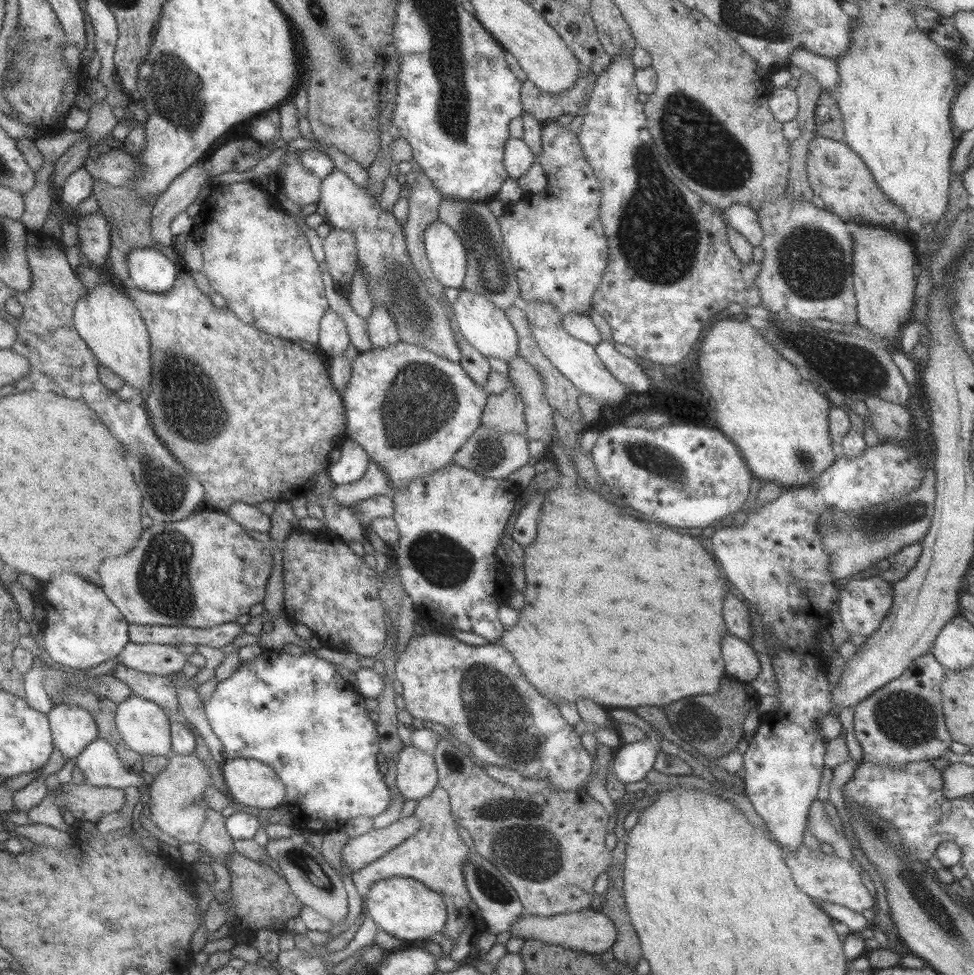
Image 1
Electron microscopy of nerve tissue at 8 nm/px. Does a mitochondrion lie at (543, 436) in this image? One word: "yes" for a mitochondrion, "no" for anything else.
no

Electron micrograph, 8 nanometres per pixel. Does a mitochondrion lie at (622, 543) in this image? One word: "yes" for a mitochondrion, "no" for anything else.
no

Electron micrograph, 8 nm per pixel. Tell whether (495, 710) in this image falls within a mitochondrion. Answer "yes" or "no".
yes

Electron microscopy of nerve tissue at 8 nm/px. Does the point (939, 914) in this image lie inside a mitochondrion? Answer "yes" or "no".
yes

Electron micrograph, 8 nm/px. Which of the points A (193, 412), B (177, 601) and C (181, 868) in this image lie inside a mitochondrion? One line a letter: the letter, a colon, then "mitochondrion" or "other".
A: mitochondrion
B: mitochondrion
C: other

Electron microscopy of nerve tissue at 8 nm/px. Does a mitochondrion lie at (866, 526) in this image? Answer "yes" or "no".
yes

